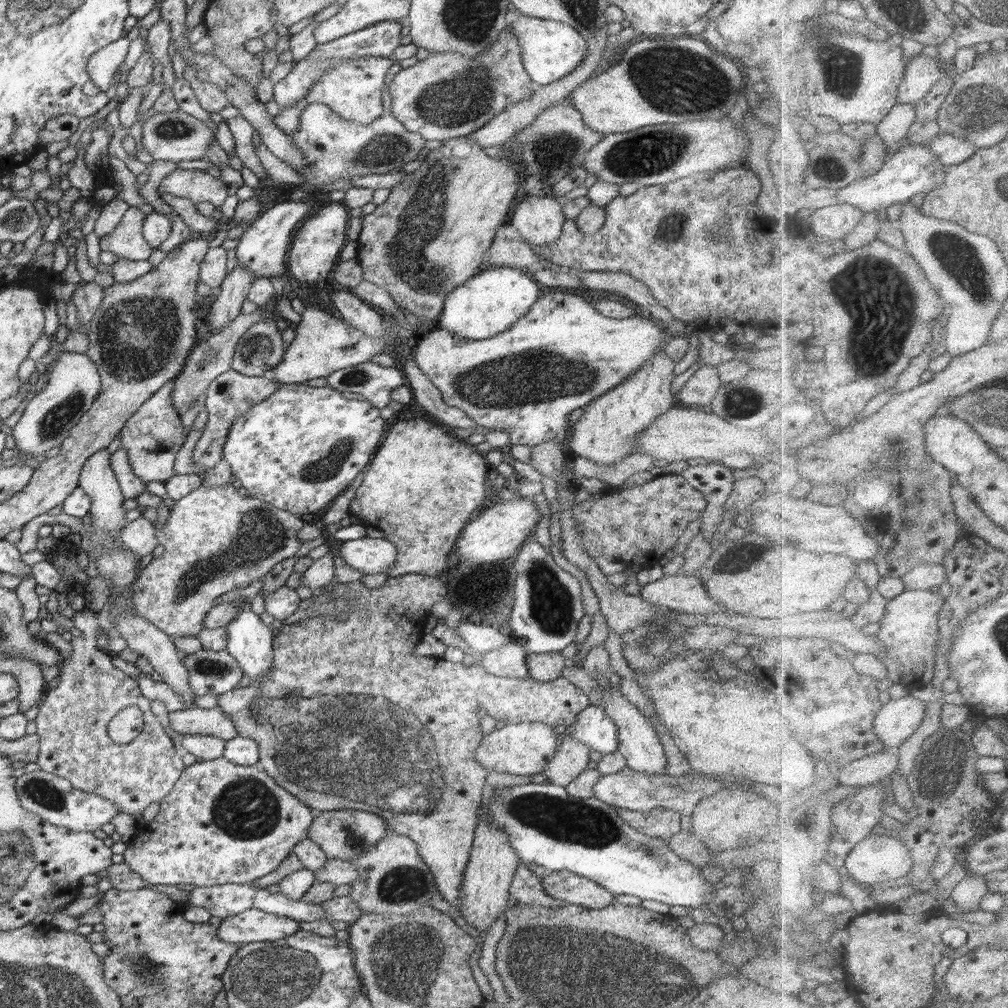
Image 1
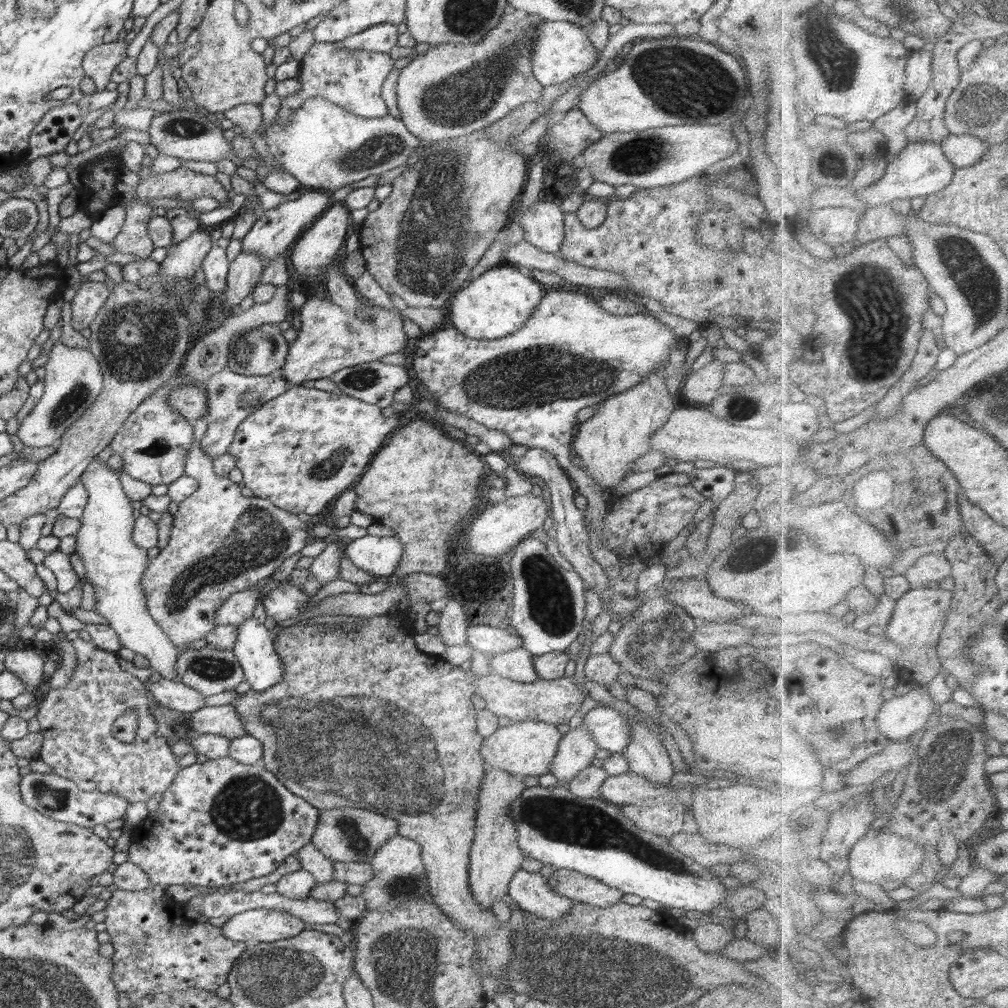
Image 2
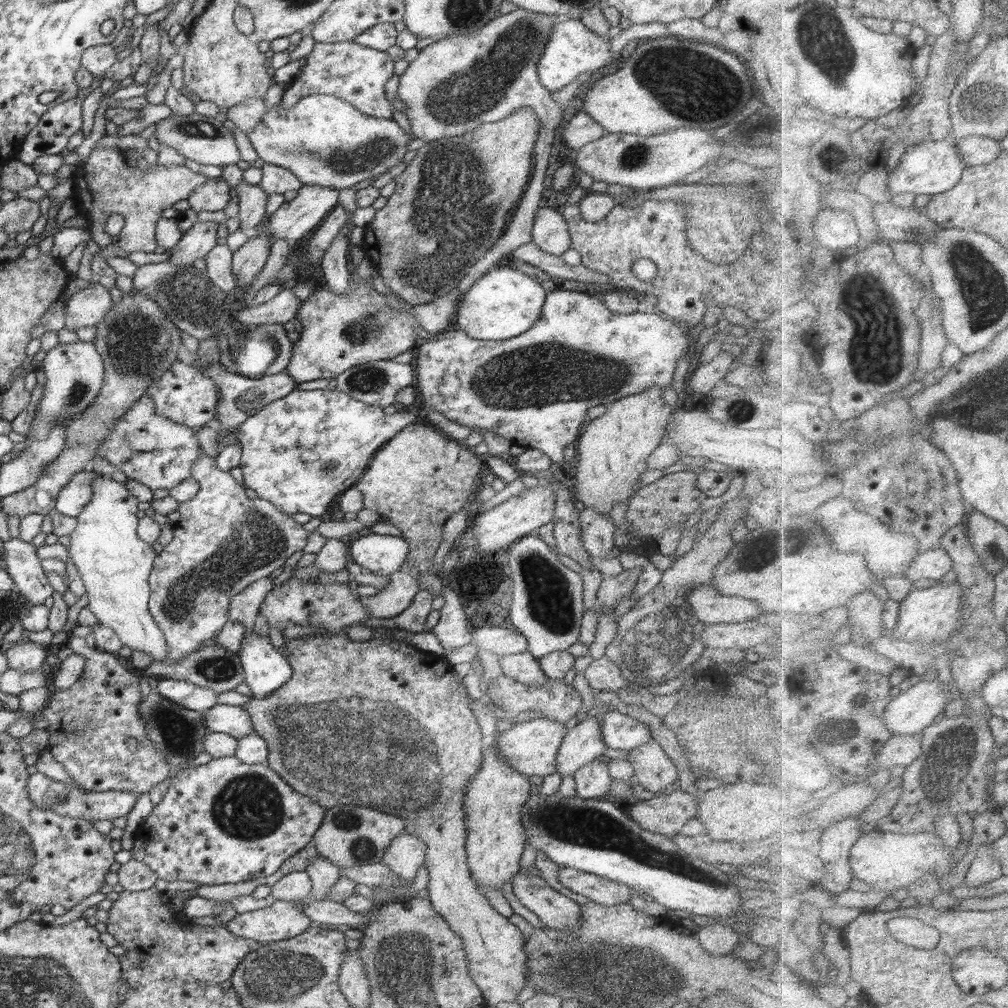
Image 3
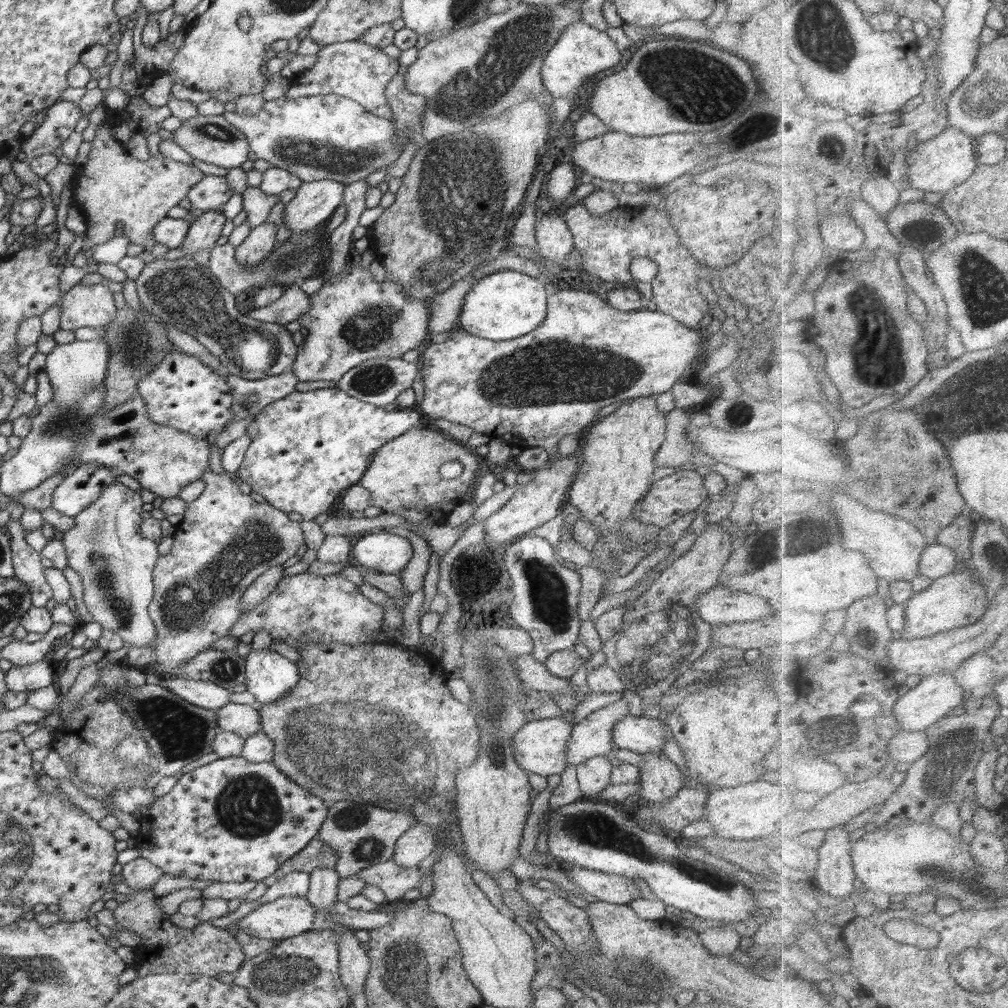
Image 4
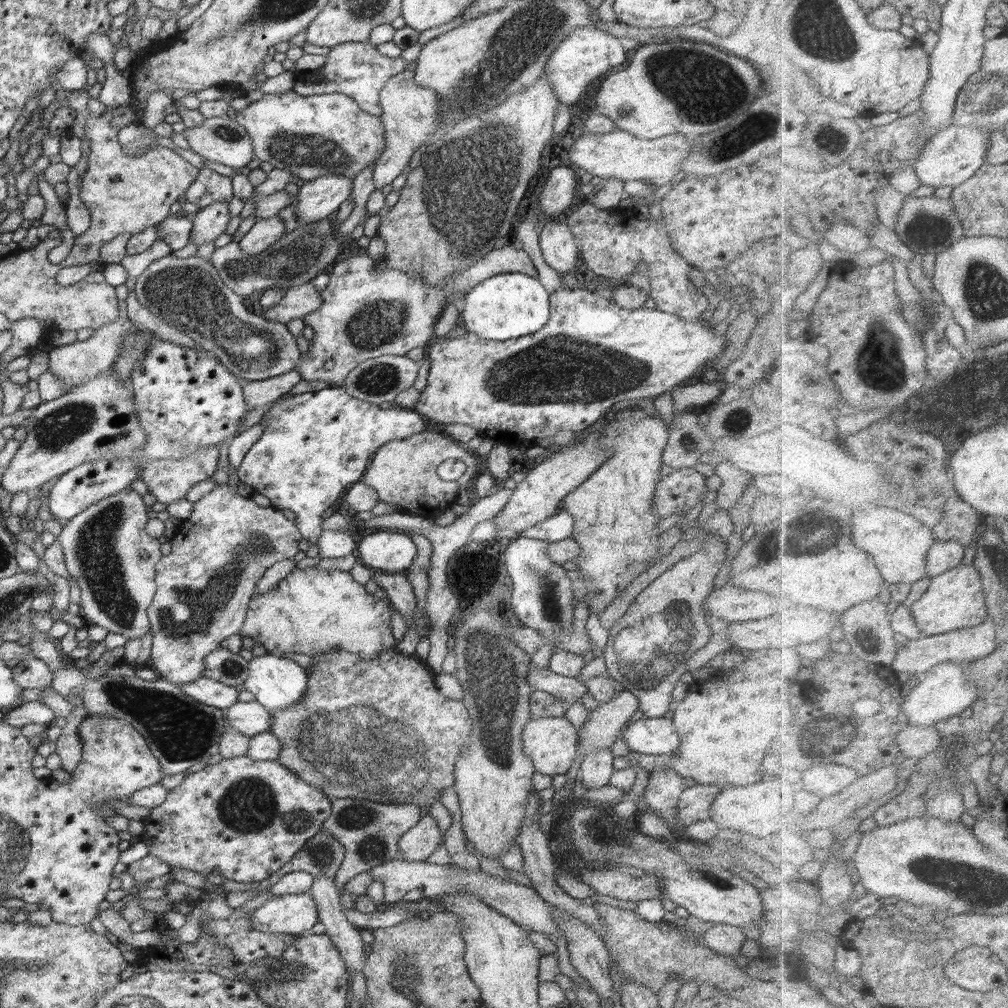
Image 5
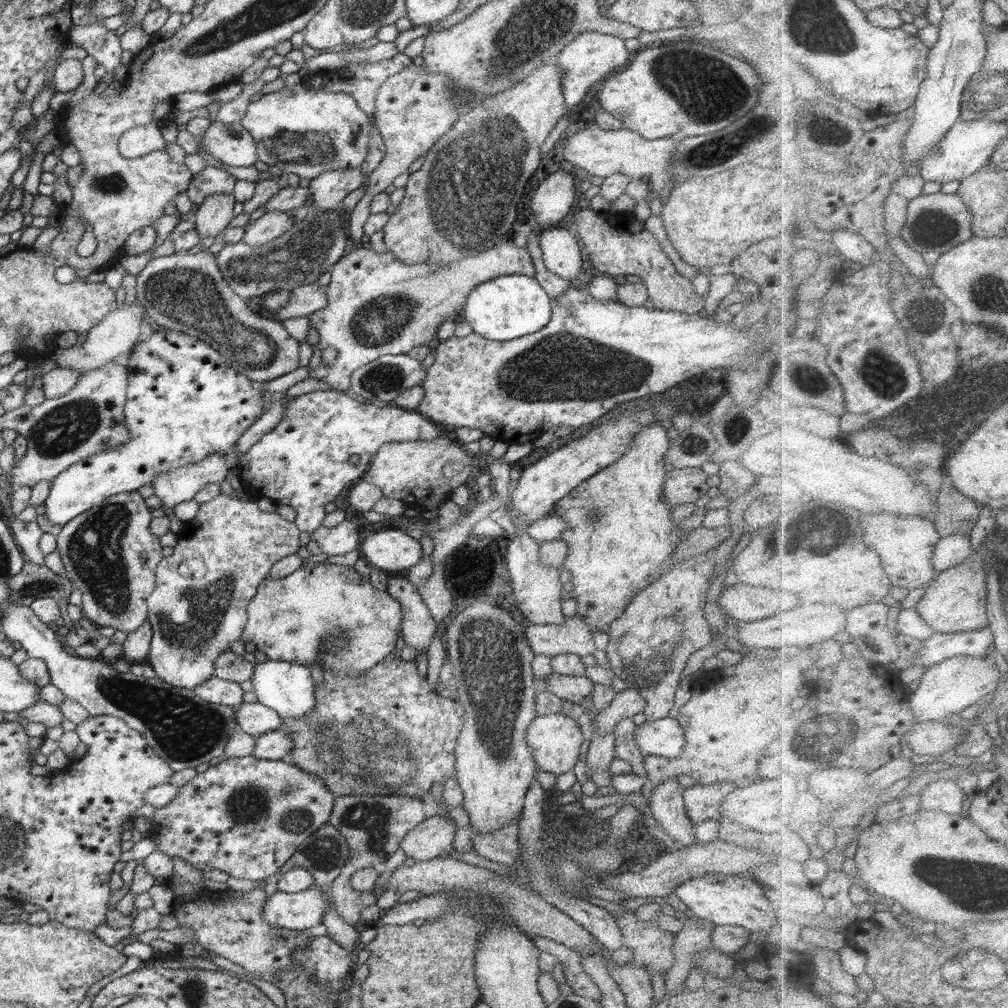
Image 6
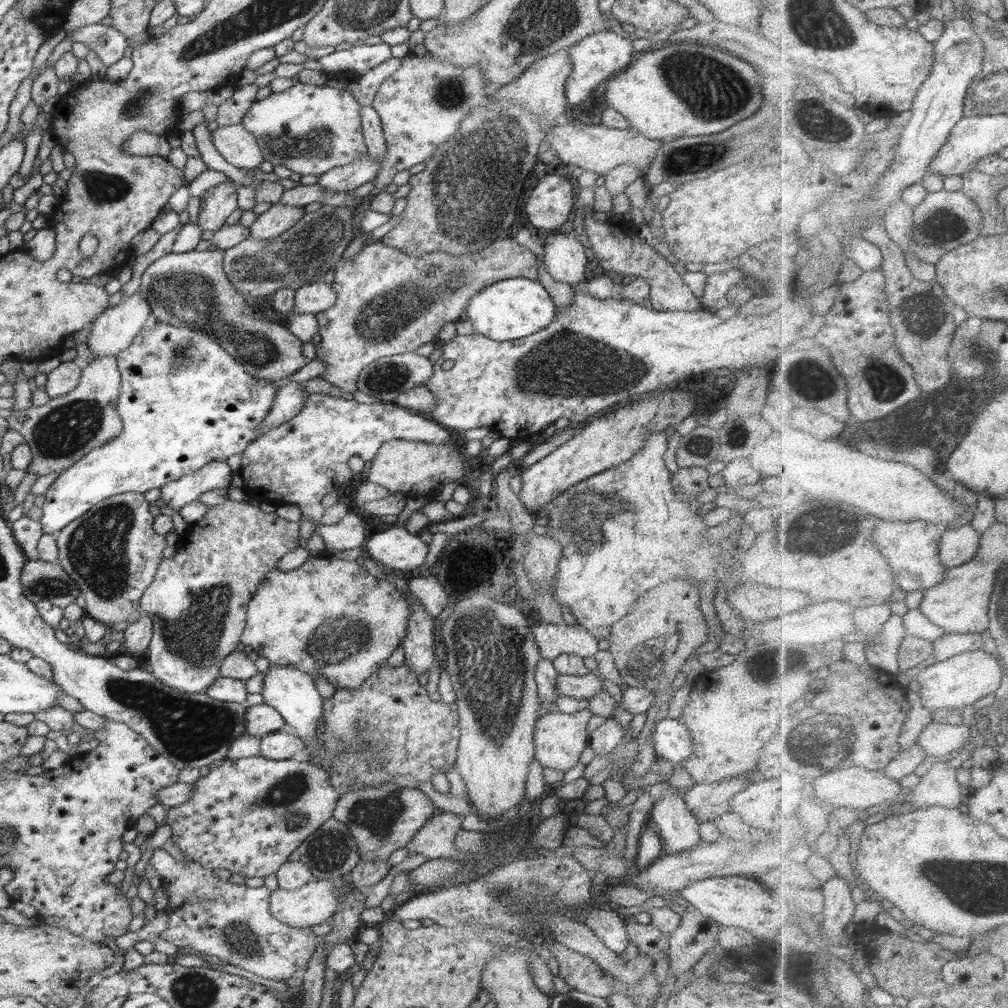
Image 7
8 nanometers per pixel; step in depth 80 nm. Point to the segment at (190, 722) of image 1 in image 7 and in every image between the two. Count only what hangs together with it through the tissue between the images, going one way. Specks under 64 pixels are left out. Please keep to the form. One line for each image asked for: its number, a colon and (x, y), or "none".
2: (223, 720)
3: (234, 721)
4: (244, 720)
5: (251, 718)
6: (255, 719)
7: (260, 720)

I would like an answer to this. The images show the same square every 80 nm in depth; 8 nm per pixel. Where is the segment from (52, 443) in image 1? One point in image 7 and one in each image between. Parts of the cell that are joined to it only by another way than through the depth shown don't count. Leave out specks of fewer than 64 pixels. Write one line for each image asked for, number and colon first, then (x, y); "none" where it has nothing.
2: (73, 379)
3: (74, 372)
4: (74, 369)
5: (76, 363)
6: (117, 333)
7: (113, 331)

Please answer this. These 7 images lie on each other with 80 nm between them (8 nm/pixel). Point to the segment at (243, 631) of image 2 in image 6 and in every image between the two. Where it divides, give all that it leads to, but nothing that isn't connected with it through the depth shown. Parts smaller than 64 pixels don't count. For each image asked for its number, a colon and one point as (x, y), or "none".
3: (265, 669)
4: (269, 676)
5: (277, 683)
6: (287, 687)

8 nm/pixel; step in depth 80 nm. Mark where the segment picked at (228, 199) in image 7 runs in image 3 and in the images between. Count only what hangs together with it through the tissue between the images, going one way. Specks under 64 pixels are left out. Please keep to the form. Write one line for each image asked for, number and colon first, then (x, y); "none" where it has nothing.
3: (198, 240)
4: (203, 233)
5: (210, 221)
6: (214, 214)

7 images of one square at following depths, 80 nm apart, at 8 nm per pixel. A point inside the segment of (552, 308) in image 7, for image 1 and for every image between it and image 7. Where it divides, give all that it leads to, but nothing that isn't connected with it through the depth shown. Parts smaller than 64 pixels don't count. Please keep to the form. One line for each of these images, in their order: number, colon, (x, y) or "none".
1: (493, 300)
2: (500, 301)
3: (503, 303)
4: (507, 304)
5: (506, 306)
6: (511, 306)

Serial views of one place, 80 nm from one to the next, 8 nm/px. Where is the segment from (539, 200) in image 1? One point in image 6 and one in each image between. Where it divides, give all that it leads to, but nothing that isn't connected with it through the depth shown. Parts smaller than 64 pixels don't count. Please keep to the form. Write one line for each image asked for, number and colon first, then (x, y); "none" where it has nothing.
2: (542, 224)
3: (550, 231)
4: (555, 241)
5: (559, 246)
6: (561, 252)

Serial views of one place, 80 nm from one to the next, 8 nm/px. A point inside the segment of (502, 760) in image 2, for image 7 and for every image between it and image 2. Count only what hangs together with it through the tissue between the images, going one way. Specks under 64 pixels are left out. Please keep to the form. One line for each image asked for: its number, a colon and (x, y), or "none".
3: (531, 747)
4: (540, 747)
5: (551, 743)
6: (555, 739)
7: (559, 739)

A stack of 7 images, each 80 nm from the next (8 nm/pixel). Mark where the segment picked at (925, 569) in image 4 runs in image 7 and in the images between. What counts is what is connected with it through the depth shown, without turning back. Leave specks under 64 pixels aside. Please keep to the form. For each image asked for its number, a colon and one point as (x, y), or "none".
5: (945, 555)
6: (953, 550)
7: (959, 546)

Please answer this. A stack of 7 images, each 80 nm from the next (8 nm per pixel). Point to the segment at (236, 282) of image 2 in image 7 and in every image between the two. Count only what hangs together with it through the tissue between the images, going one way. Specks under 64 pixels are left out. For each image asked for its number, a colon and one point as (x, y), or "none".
3: (248, 262)
4: (262, 239)
5: (264, 232)
6: (270, 226)
7: (279, 217)

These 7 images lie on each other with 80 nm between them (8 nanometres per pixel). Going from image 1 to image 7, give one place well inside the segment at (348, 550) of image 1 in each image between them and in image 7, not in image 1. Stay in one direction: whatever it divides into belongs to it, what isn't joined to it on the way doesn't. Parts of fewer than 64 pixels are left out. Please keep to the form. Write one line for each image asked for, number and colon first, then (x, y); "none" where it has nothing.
2: (379, 556)
3: (383, 555)
4: (387, 553)
5: (388, 551)
6: (392, 550)
7: (395, 549)

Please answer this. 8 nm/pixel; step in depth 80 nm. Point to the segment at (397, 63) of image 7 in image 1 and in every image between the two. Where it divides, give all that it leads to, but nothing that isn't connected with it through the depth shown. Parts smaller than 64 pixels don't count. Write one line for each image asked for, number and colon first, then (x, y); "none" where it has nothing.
1: (353, 89)
2: (353, 80)
3: (356, 74)
4: (352, 69)
5: (356, 69)
6: (362, 81)

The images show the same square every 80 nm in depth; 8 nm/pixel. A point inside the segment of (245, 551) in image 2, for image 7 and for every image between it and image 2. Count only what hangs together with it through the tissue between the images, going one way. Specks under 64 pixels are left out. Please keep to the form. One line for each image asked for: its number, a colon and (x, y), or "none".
3: (224, 541)
4: (226, 540)
5: (204, 586)
6: (198, 608)
7: (198, 600)

